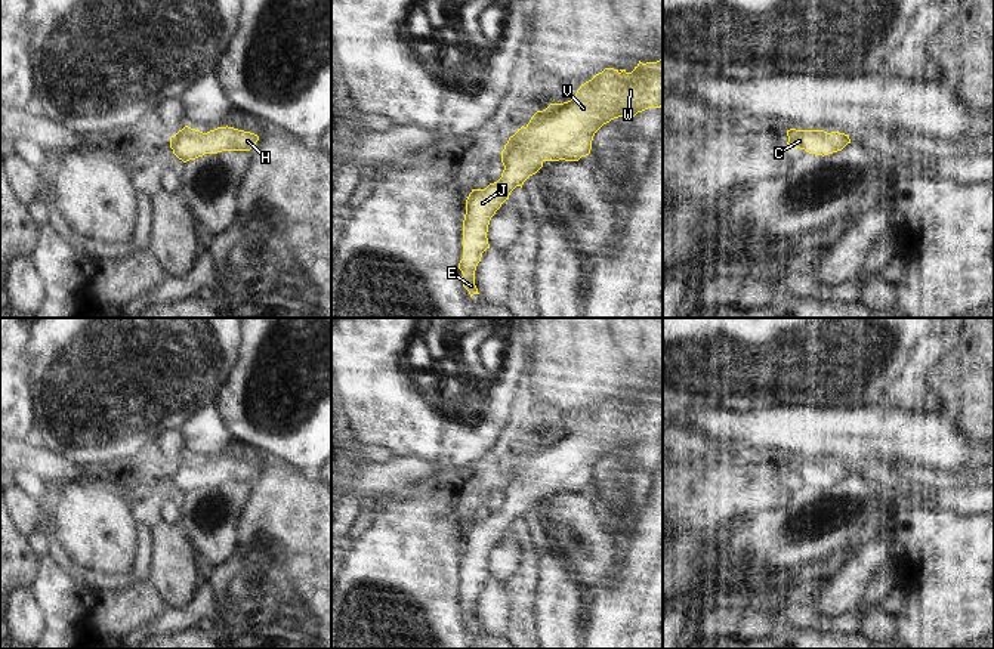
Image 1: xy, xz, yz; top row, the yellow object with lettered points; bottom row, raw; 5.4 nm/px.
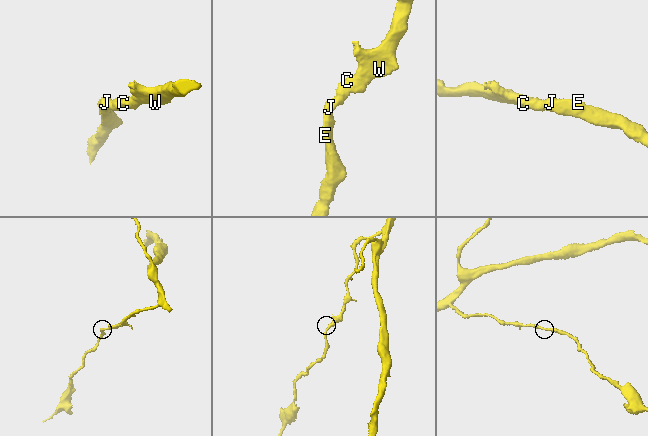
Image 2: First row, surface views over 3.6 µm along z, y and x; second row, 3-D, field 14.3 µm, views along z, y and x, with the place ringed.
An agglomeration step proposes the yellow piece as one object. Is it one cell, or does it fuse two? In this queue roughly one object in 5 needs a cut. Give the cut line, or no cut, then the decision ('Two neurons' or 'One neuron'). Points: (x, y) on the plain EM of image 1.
No split. One neuron

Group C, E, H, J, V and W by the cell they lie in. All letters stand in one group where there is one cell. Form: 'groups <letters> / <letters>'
groups C E H J V W

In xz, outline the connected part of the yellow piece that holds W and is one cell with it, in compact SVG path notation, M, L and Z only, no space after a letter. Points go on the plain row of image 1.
M663 389L657 393L639 395L632 404L626 401L605 399L592 411L580 417L575 427L564 435L550 435L546 441L537 442L530 454L509 469L501 482L504 501L501 509L485 520L472 520L466 531L463 551L463 590L459 594L463 618L470 628L479 625L475 616L475 602L482 584L490 580L487 563L491 548L509 531L510 523L524 516L535 506L544 492L578 492L590 485L595 464L606 454L618 448L635 448L648 439L663 438Z

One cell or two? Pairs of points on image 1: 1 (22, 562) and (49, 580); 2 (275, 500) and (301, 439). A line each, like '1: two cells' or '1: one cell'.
1: two cells
2: two cells

